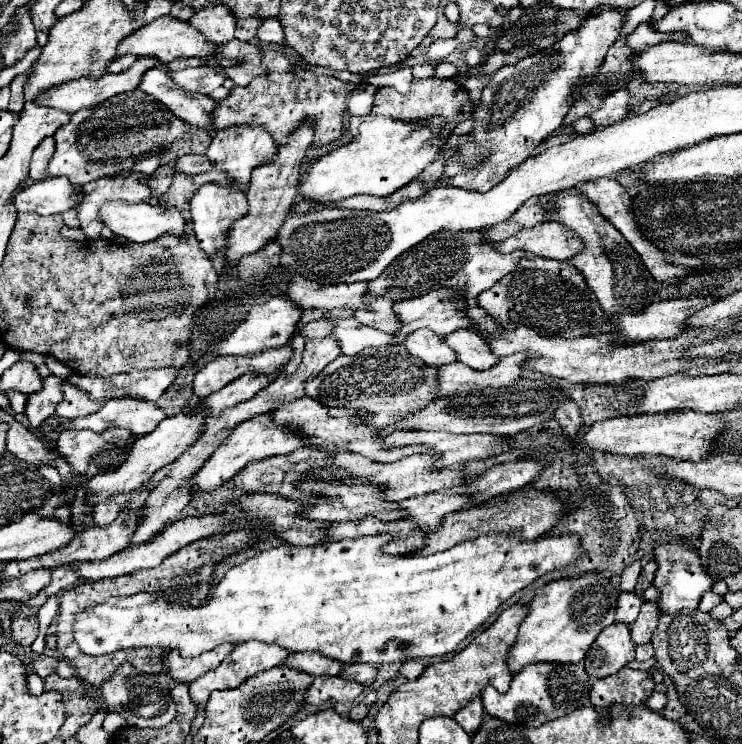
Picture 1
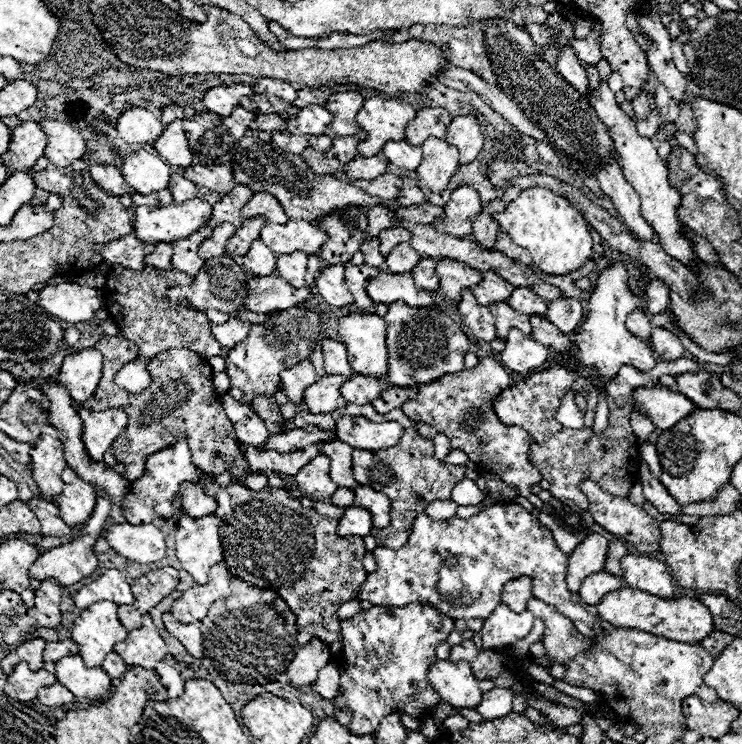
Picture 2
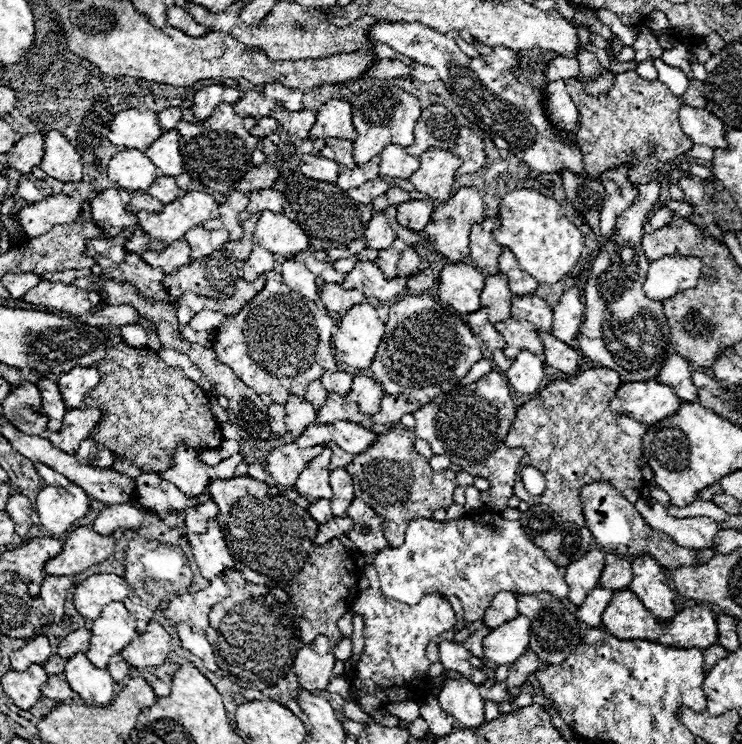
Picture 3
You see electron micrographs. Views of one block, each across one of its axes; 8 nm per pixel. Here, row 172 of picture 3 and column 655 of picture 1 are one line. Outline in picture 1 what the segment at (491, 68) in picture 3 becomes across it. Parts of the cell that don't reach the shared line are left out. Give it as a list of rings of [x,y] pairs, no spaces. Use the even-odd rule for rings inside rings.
[[[684,542],[658,544],[658,548],[654,552],[656,552],[656,564],[658,564],[654,586],[660,592],[660,612],[676,614],[680,610],[696,610],[702,594],[708,592],[714,584],[714,580],[704,572],[698,552],[690,550],[688,544],[684,544]]]

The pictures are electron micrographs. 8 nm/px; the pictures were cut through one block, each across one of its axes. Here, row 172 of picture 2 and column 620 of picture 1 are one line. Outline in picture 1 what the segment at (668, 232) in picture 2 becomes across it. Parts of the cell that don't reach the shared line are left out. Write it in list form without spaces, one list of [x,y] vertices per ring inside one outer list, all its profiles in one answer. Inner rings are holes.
[[[612,624],[604,628],[586,652],[584,666],[588,676],[600,680],[616,674],[622,666],[634,660],[634,644],[630,640],[630,628],[626,624]]]

